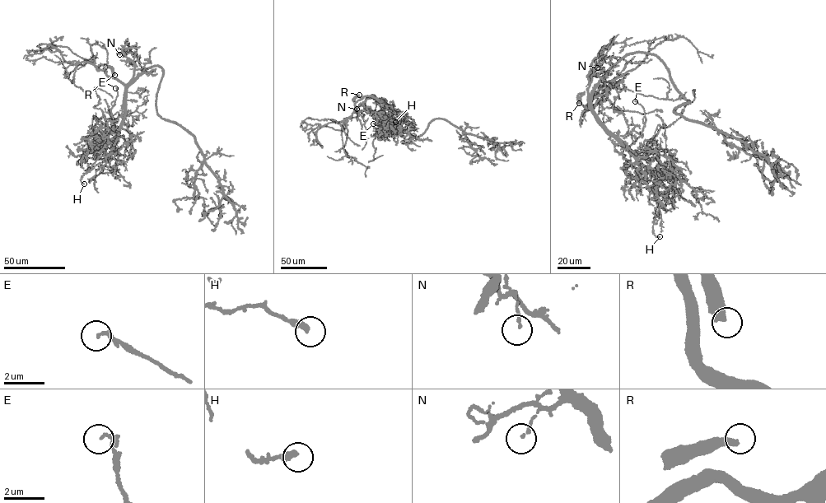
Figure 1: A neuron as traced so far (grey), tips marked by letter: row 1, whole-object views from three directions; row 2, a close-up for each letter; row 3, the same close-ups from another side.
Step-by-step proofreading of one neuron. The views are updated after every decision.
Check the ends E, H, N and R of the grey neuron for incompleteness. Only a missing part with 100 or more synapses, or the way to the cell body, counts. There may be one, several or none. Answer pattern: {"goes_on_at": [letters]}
{"goes_on_at": ["R"]}

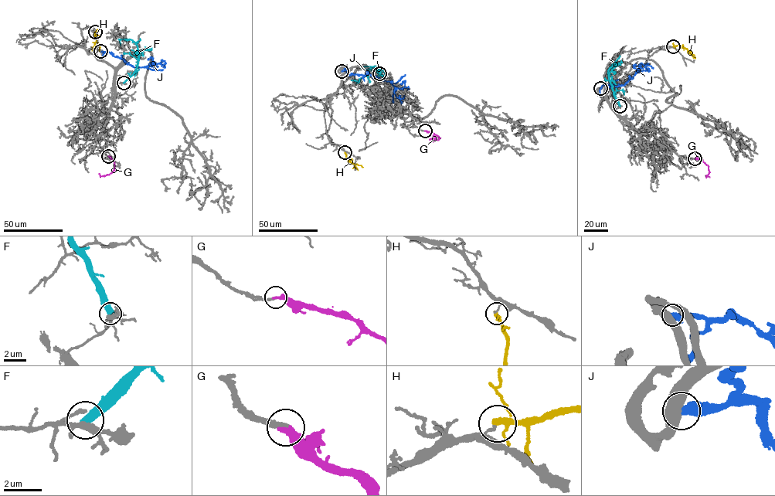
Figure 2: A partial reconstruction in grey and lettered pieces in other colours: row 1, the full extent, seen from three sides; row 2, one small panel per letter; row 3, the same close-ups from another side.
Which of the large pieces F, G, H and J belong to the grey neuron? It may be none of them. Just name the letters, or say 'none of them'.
G

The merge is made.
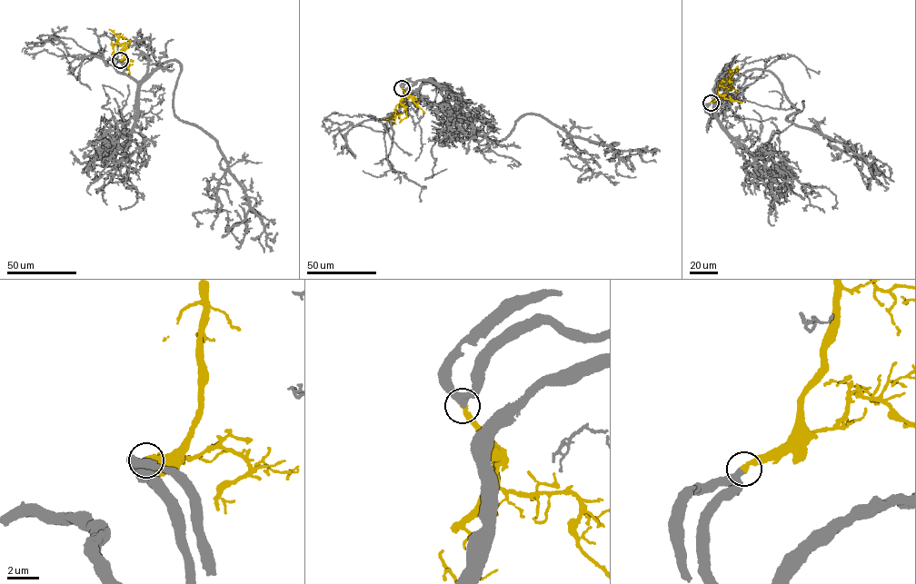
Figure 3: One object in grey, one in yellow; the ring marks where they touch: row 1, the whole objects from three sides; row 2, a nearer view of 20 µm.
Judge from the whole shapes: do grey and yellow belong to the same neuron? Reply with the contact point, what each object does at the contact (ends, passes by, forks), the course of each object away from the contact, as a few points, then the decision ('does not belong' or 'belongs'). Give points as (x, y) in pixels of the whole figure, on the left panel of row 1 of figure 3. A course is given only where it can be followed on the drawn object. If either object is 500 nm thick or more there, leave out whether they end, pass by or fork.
place (120, 60); grey ends; yellow ends; course grey (120, 60), (142, 82), (162, 64), (180, 64), (174, 113), (216, 140), (263, 225), (263, 252); course yellow (120, 60), (124, 55), (124, 44), (116, 43), (119, 37), (109, 29); belongs

